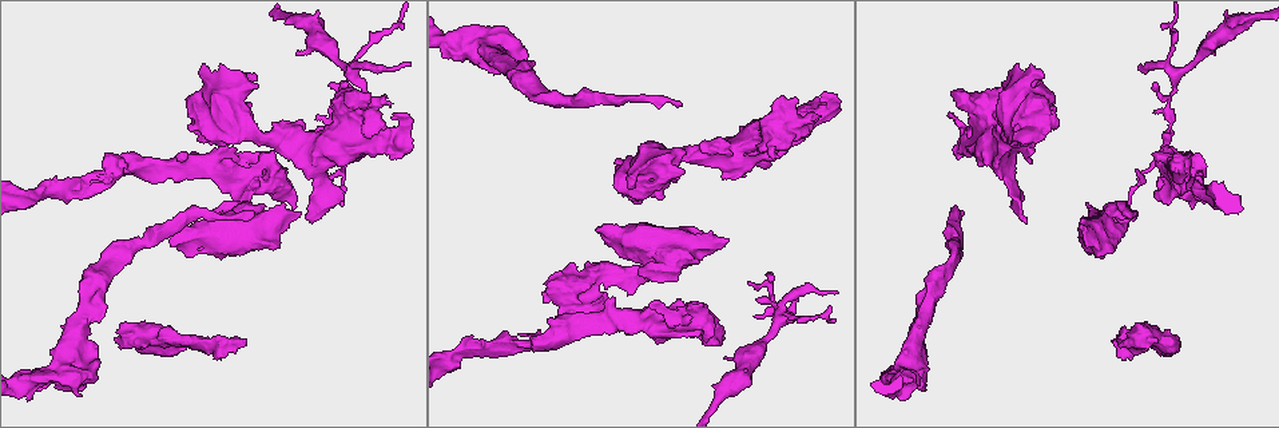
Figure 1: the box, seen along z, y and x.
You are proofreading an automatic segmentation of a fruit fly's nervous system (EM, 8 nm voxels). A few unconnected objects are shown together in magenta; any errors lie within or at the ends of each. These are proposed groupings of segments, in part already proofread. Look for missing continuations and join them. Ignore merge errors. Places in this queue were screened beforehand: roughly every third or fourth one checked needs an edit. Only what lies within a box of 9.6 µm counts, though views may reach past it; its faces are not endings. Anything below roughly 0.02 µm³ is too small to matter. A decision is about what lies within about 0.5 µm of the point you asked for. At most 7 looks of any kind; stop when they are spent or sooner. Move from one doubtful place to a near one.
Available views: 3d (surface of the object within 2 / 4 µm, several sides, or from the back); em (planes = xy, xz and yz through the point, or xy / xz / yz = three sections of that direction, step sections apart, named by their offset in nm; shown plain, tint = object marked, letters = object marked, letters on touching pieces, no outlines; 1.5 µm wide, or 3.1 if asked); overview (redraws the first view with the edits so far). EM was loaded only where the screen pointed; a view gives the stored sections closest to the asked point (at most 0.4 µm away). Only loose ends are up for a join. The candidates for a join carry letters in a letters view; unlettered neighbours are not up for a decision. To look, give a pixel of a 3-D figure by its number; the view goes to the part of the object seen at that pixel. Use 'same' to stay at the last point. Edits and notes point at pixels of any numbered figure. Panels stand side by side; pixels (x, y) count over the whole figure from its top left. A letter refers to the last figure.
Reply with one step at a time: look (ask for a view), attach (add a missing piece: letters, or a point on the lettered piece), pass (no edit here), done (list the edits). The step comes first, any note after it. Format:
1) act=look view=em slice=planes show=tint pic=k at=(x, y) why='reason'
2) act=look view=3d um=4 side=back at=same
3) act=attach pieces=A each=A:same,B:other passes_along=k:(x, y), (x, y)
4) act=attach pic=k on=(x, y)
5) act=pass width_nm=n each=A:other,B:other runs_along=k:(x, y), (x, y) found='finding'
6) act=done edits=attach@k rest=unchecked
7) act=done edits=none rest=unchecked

act=look view=em slice=yz step=8 show=letters pic=1 at=(773, 159) why='free end'

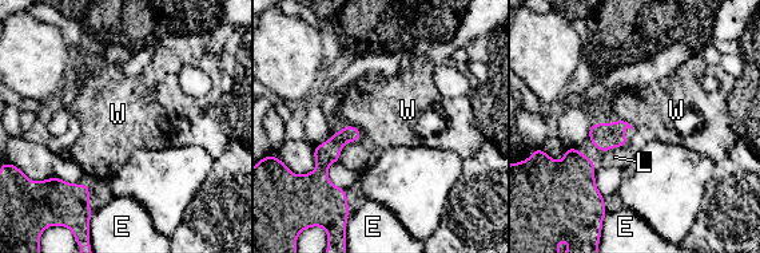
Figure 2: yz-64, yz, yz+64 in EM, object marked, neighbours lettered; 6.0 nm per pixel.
act=pass longest_contact=W:240nm each=E:other,L:other,W:other runs_along=2:(351, 129), (323, 158), (323, 178), (341, 193) found='none of them fits'

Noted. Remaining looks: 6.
act=look view=em slice=planes show=tint pic=1 at=(726, 240) why='branch stops here'

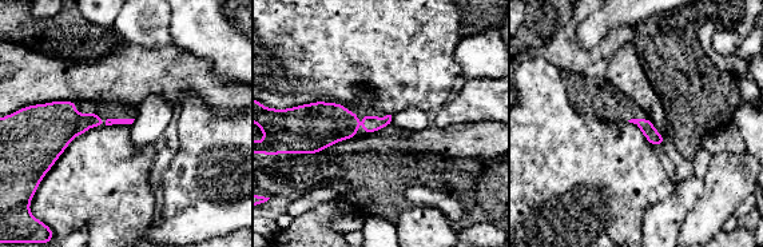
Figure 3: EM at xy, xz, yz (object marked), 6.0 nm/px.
act=look view=em slice=planes show=letters at=same

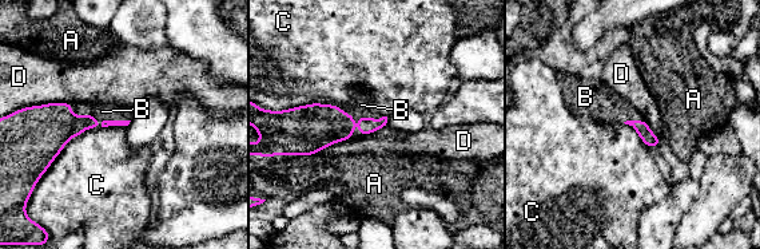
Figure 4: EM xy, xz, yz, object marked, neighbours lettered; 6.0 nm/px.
act=attach pieces=B each=A:other,B:same,C:other,D:other passes_along=4:(55, 123), (96, 119), (102, 111) found='the cell continues'

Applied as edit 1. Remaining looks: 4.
act=look view=3d um=2 side=back pic=1 at=(678, 107) why='long arm stops here'

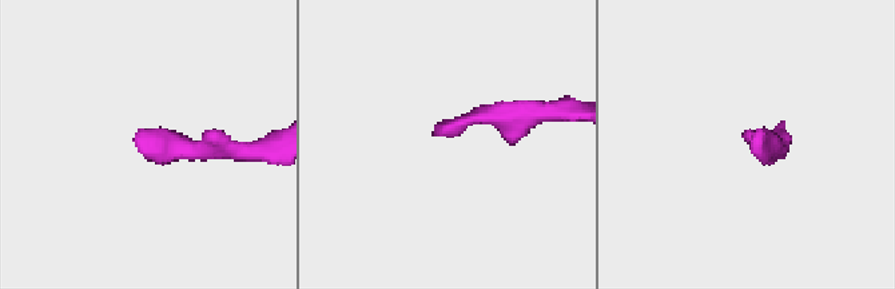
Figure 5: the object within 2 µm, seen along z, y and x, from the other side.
act=look view=em slice=yz step=4 show=tint pic=5 at=(439, 134) why='shape alone is not enough'

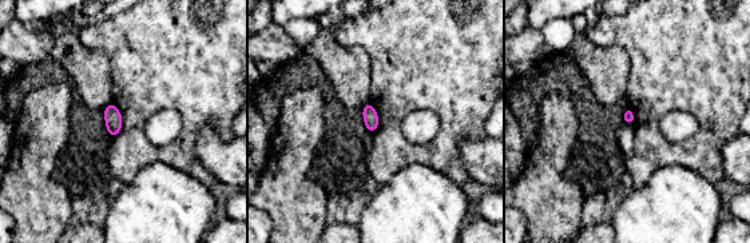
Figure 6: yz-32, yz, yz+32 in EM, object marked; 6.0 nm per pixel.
act=look view=em slice=planes show=letters at=same why='another direction'

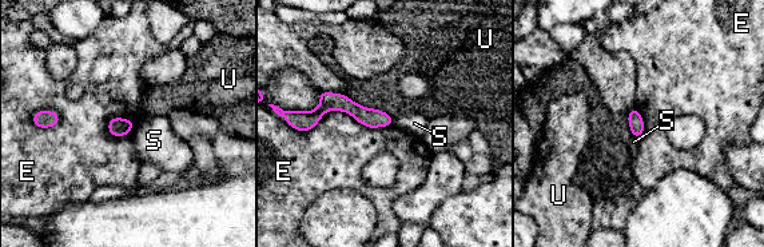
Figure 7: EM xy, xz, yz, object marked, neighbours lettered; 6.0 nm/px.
act=pass width_nm=100 each=E:other,S:other,U:other runs_along=7:(305, 118), (346, 104), (389, 122) found='no lettered piece goes on from it'

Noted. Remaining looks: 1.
act=done edits=attach@4 rest=unchecked

